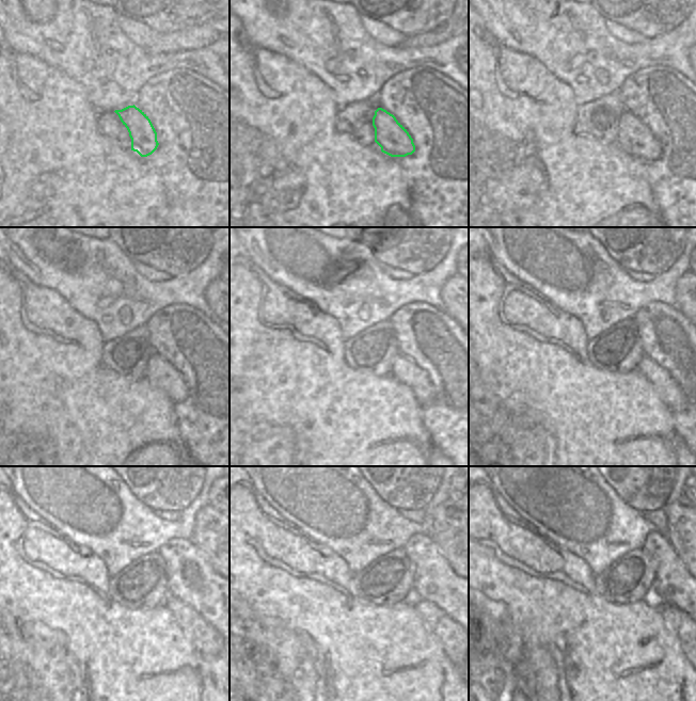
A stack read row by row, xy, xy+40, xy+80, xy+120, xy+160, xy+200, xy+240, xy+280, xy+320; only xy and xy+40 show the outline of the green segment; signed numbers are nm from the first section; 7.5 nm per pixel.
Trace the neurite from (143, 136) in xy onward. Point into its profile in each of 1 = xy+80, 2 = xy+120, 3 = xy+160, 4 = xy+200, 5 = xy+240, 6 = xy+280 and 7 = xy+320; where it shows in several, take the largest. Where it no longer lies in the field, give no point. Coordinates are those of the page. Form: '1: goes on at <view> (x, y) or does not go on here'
1: goes on at xy+80 (634, 138)
2: goes on at xy+120 (159, 372)
3: goes on at xy+160 (405, 370)
4: goes on at xy+200 (668, 391)
5: goes on at xy+240 (206, 639)
6: goes on at xy+280 (436, 619)
7: goes on at xy+320 (685, 628)

